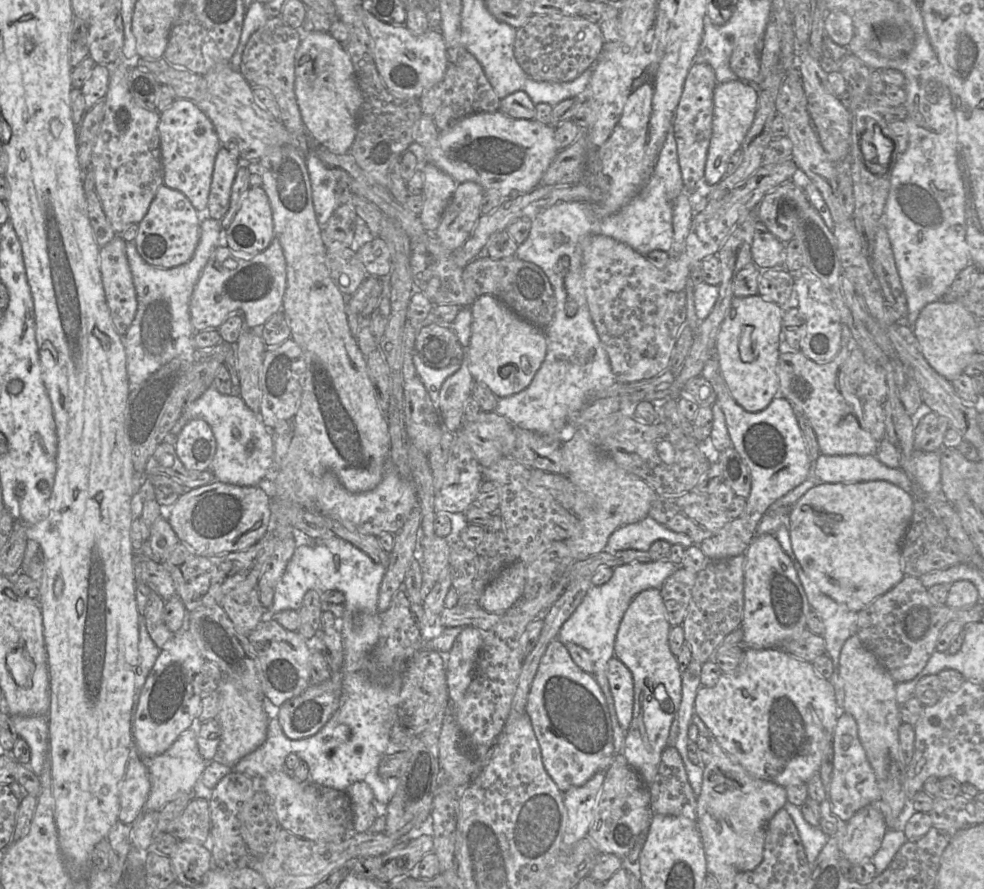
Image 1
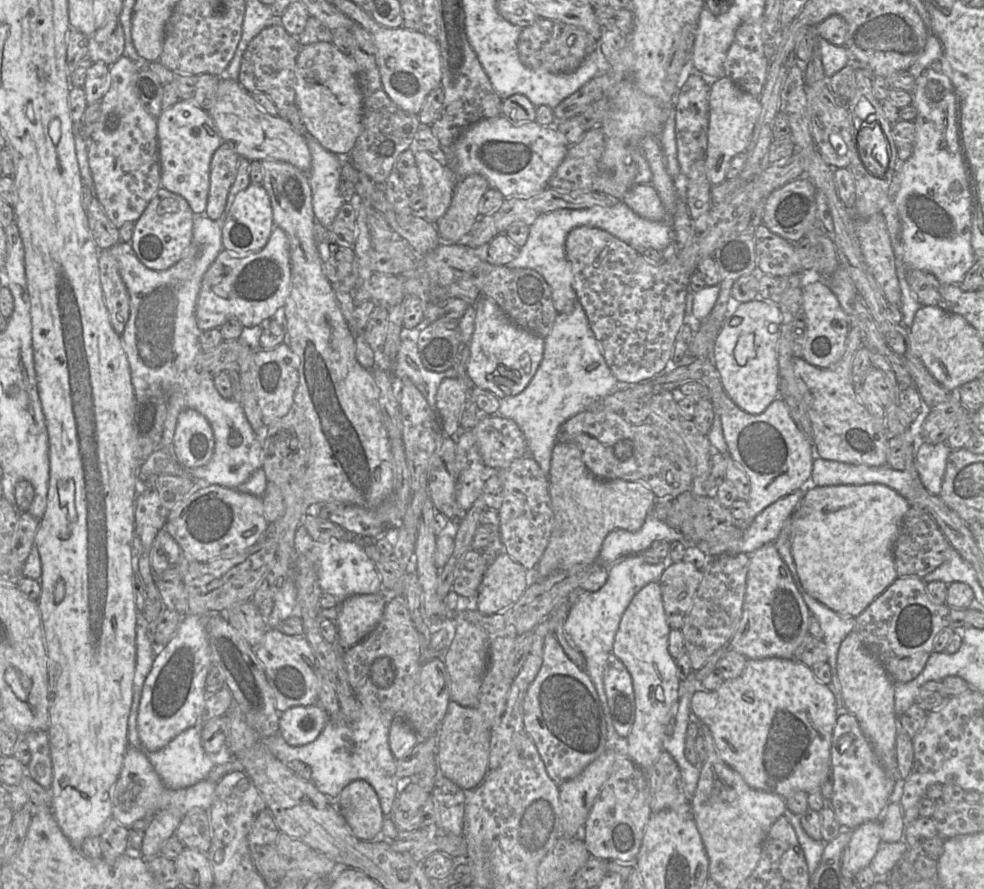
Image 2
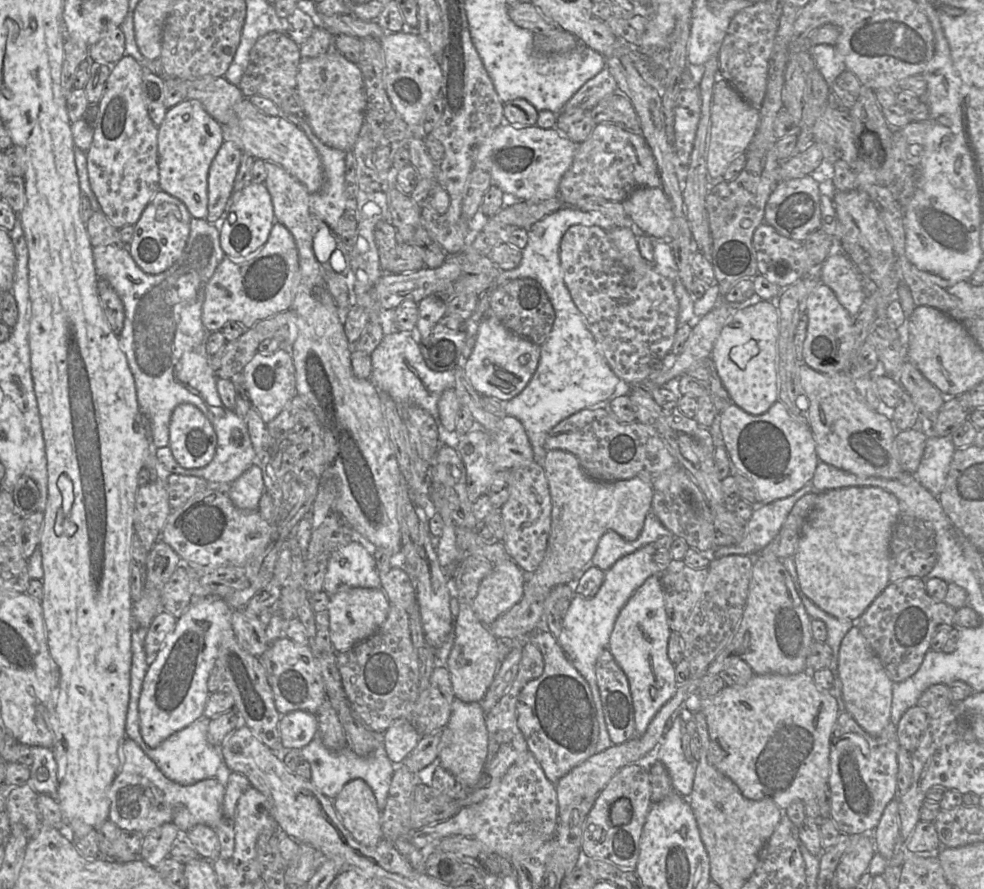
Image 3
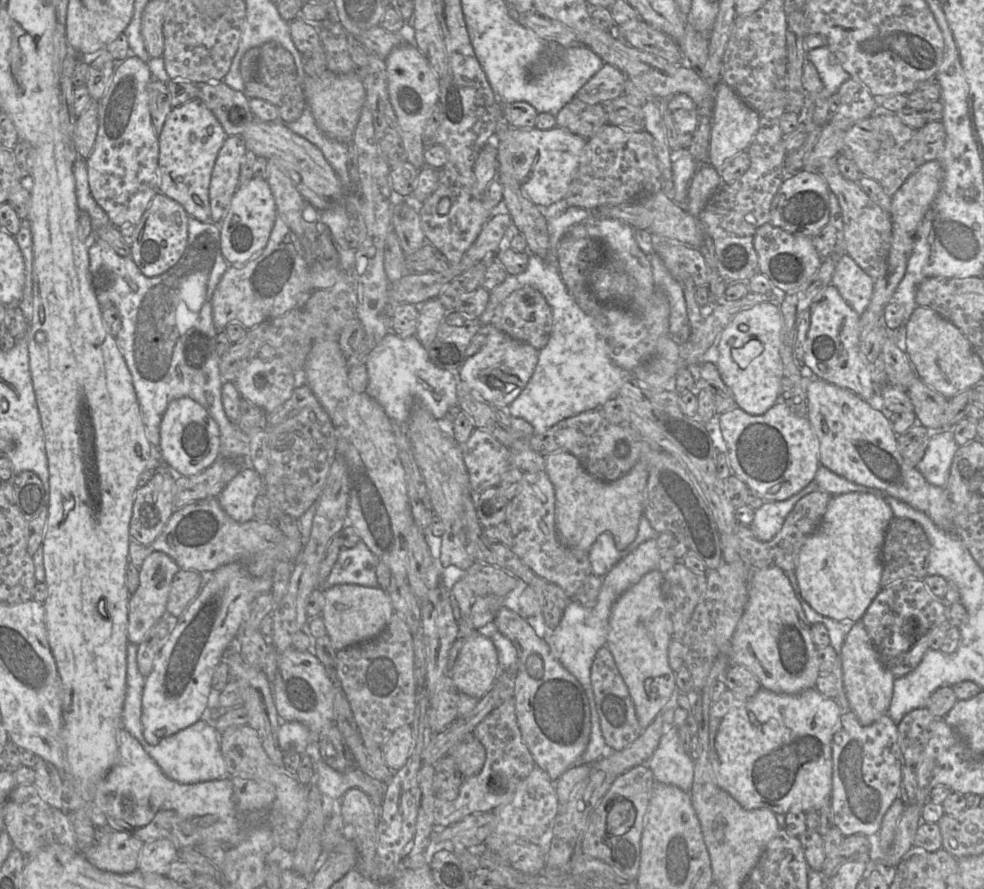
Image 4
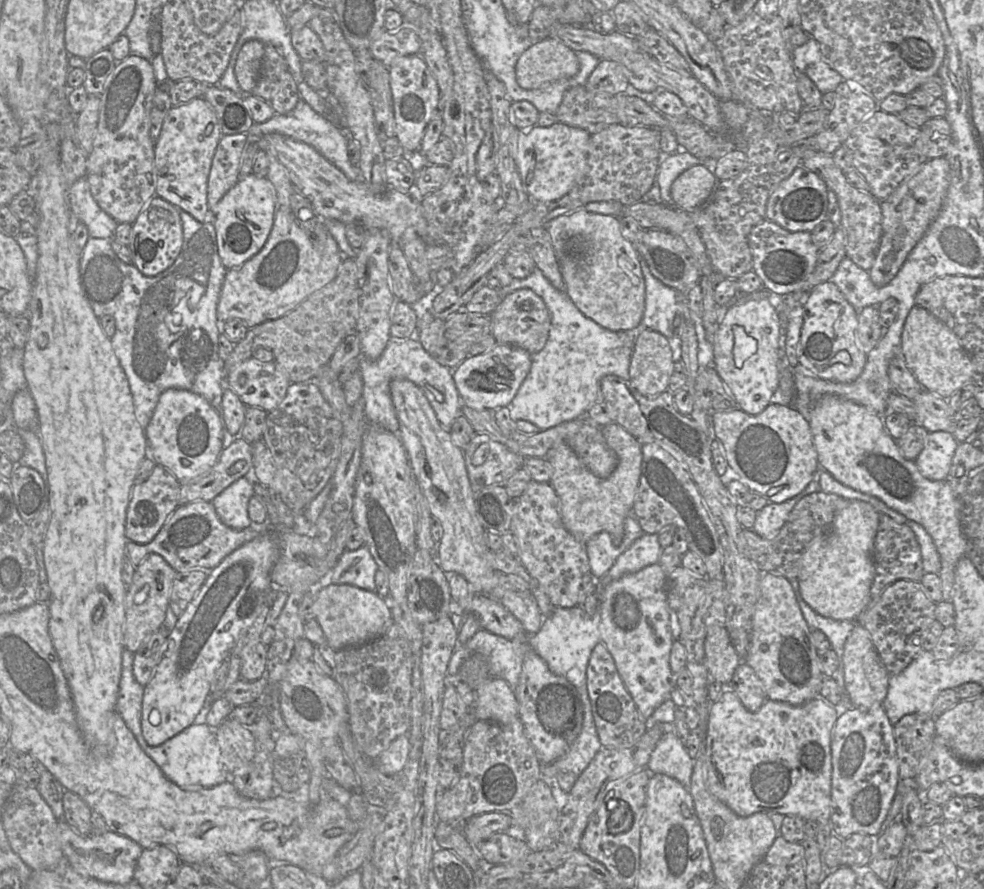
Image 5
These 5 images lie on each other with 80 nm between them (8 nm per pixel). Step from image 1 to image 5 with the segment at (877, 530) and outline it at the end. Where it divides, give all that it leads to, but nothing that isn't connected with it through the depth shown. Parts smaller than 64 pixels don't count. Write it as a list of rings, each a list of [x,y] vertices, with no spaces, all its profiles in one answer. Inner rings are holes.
[[[850,500],[848,501],[847,506],[838,510],[834,516],[833,522],[828,530],[820,534],[819,536],[812,539],[804,549],[804,552],[801,557],[800,569],[798,573],[798,583],[801,596],[803,600],[818,614],[829,617],[835,620],[856,620],[859,615],[868,607],[869,605],[869,596],[870,588],[873,582],[875,567],[873,559],[873,547],[876,532],[879,525],[879,516],[880,513],[875,510],[875,508],[864,501],[861,500]]]

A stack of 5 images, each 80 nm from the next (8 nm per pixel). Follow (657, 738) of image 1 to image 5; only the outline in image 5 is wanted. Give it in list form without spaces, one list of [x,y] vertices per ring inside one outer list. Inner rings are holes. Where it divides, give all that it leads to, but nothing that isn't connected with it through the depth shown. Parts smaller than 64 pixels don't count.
[[[660,563],[644,567],[610,581],[599,589],[599,632],[617,671],[641,717],[646,720],[676,687],[670,668],[673,637],[664,586],[667,573]]]

